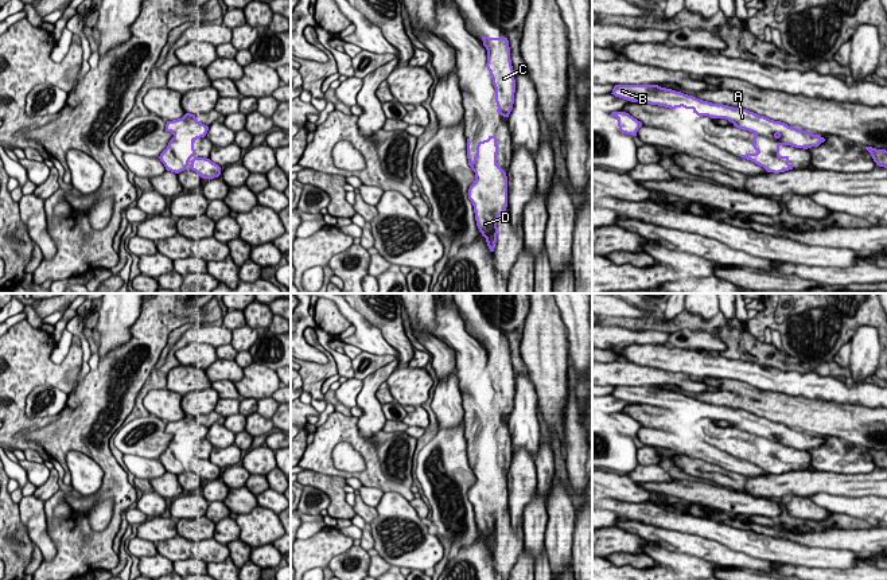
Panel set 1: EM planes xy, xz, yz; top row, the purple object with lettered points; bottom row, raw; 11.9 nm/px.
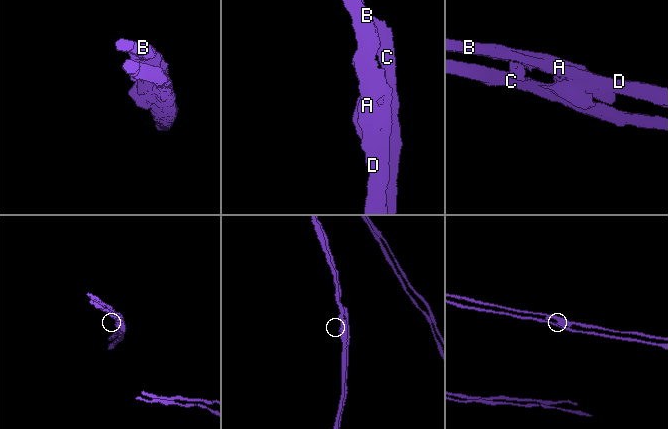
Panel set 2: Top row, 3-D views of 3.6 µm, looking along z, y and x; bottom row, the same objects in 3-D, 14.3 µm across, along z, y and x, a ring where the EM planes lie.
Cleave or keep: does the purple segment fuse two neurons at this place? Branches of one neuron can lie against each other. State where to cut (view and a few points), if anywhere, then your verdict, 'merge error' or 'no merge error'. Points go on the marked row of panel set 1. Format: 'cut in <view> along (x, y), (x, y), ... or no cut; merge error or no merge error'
cut in xz along (495, 160), (490, 160), (486, 170), (478, 170), (475, 178); merge error

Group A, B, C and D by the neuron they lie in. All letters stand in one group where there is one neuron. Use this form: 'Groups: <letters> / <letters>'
Groups: A B D / C

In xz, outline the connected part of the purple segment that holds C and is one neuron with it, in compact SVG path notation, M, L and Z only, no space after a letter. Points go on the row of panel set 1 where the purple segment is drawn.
M482 36L483 46L487 50L486 67L493 78L495 87L497 112L509 117L516 93L514 70L510 59L510 47L507 38Z

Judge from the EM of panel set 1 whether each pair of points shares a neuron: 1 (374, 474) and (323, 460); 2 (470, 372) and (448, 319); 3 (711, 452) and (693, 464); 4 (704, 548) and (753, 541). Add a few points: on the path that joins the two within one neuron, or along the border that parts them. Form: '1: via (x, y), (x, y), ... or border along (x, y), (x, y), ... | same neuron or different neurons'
1: via (362, 475), (335, 473) | same neuron
2: via (470, 358), (469, 350), (452, 333) | same neuron
3: border along (685, 454), (730, 471) | different neurons
4: border along (696, 534), (716, 540), (735, 551), (755, 557) | different neurons

